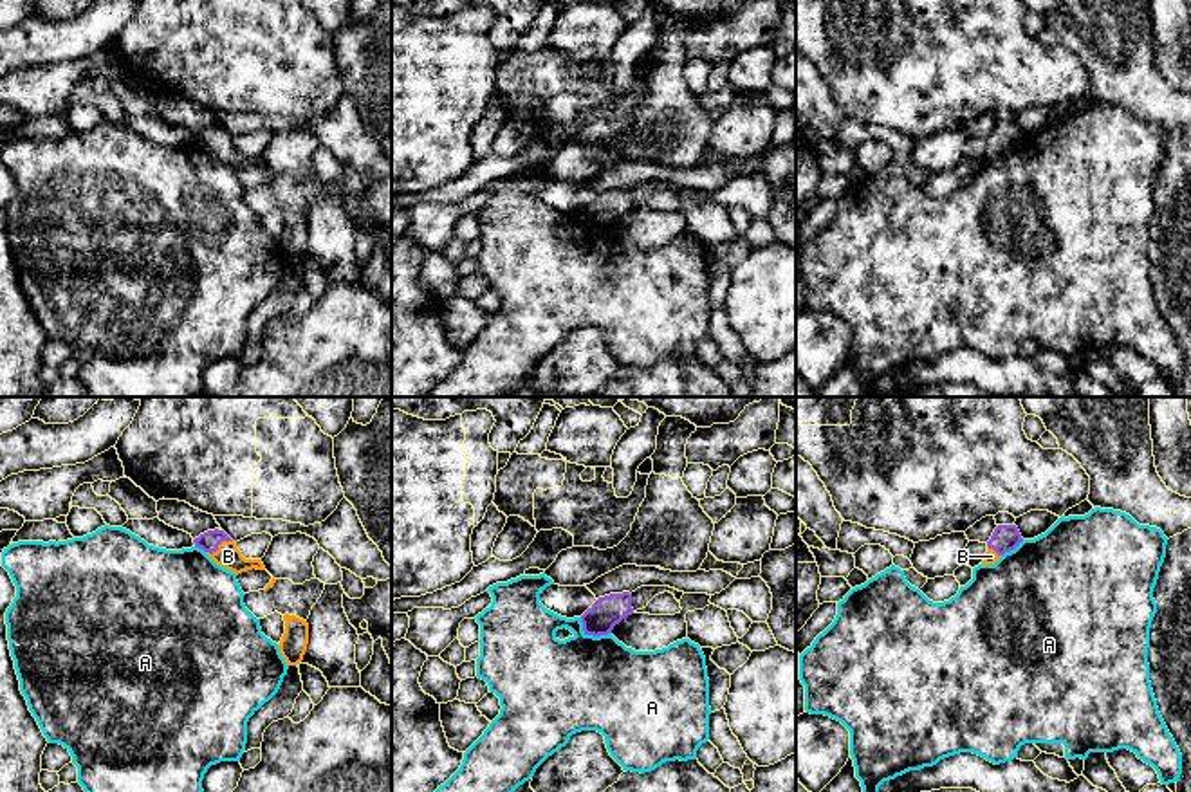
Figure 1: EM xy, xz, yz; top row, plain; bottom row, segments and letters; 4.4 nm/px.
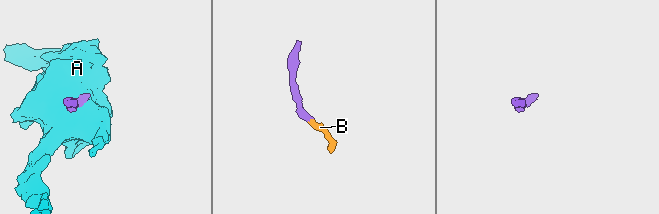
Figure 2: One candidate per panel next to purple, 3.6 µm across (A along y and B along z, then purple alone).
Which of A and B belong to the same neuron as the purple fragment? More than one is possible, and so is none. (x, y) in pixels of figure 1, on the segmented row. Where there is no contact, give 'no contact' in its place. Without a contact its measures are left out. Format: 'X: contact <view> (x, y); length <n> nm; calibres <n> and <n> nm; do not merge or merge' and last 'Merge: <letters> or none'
A: contact xz (590, 634); length 160 nm; calibres 140 and 420 nm; do not merge
B: contact xy (217, 547); length 130 nm; calibres 90 and 110 nm; merge
Merge: B

